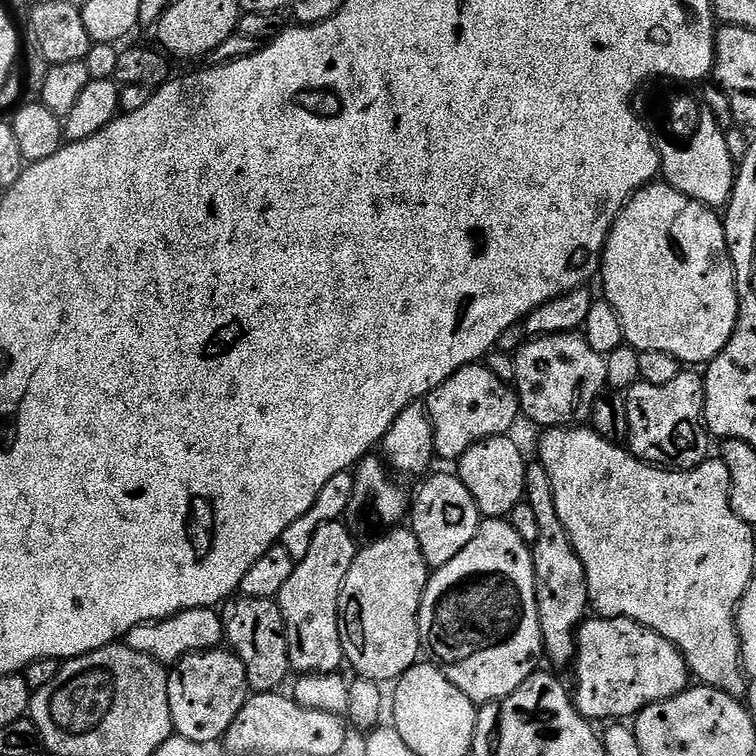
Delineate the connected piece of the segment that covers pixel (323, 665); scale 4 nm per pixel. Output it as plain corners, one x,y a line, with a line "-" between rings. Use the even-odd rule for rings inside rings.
335,520
326,522
326,526
318,526
314,539
310,542
310,550
306,558
296,561
296,569
290,574
286,586
282,586
278,597
280,613
284,619
284,632
288,636
288,667
296,674
319,674
341,671
340,664
345,663
342,642
340,641
340,619
338,618
338,602
342,594
342,586
346,582
346,574
350,574
350,566
358,551
358,540
347,523

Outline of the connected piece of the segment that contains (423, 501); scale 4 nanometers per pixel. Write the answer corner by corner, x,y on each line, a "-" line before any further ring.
440,472
437,476
431,476
429,475
423,481
425,484
417,490
416,500
414,496
411,501
410,521
412,520
412,524
410,523
410,531
414,534
414,538
418,540
418,546
426,558
429,569
435,570
446,566
446,562
450,562
450,558
462,554
462,550
466,550
466,546
470,546
474,534
481,526
482,517
474,498
470,498
470,490
466,490
466,486
460,481
459,475
447,476
446,473

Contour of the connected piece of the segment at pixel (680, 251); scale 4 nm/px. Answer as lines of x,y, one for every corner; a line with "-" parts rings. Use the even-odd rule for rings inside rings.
653,182
644,188
638,189
630,197
628,203
624,205
623,210
618,214
618,218
612,227
612,232
604,244
604,255
602,257
599,275
602,277
602,280
604,276
603,299
607,300
610,306
614,306
614,310
618,314
618,322
622,322
624,344
627,347
635,348
639,353
646,350
662,350
662,354
670,354
675,360
679,360
685,365
706,366
715,356
722,354
726,342
730,342
738,318
740,299
738,298
738,290
736,289
736,271
728,257
724,221
721,213
709,208
708,205
702,202
698,202
694,198
686,198
686,194
674,190
670,185
663,182

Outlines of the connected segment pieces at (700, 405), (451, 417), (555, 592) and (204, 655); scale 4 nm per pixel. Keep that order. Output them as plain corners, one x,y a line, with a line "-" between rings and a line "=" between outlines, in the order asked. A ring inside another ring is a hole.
682,370
674,382
666,382
666,386
650,386
638,382
627,389
628,401
628,439
627,447
632,455
653,466
671,466
676,470
695,468
704,463
708,452
709,433
704,426
704,377
696,370
=
480,362
467,364
446,378
426,398
426,411
434,430
435,455
452,462
459,462
462,454
480,440
509,435
522,416
515,387
=
539,462
529,463
525,467
524,490
526,503
534,509
534,514
538,514
538,538
535,544
531,545
531,549
536,579
538,622
544,643
543,655
546,660
548,656
553,669
564,668
567,664
569,667
576,658
576,633
590,612
588,579
582,562
572,549
570,538
558,518
550,478
=
231,650
194,652
168,672
172,726
175,735
190,738
190,742
212,746
215,740
223,741
249,695
246,670

